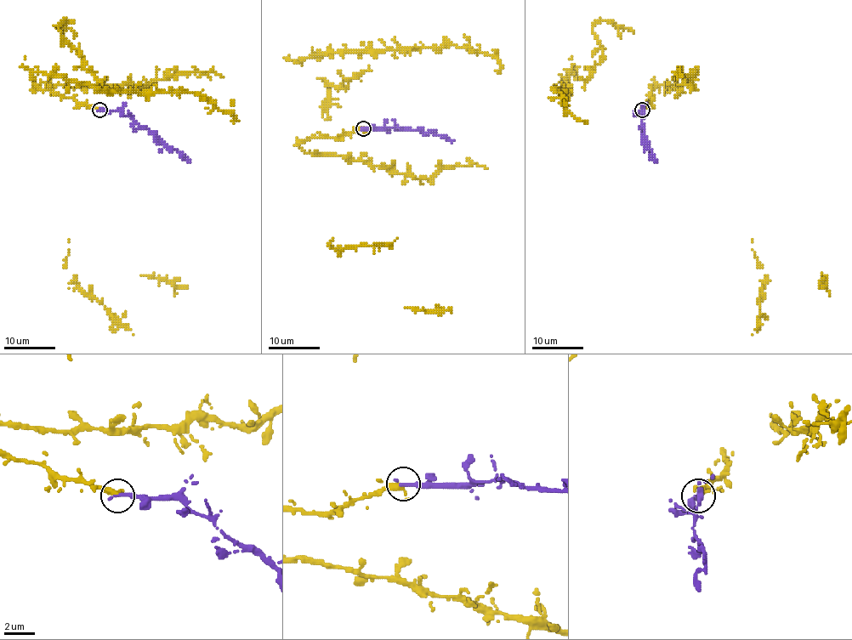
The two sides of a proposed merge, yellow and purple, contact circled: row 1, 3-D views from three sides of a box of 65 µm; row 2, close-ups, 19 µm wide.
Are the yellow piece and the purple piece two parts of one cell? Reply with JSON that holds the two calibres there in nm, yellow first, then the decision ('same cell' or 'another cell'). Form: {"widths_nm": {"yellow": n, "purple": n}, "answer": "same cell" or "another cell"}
{"widths_nm": {"yellow": 240, "purple": 320}, "answer": "same cell"}

